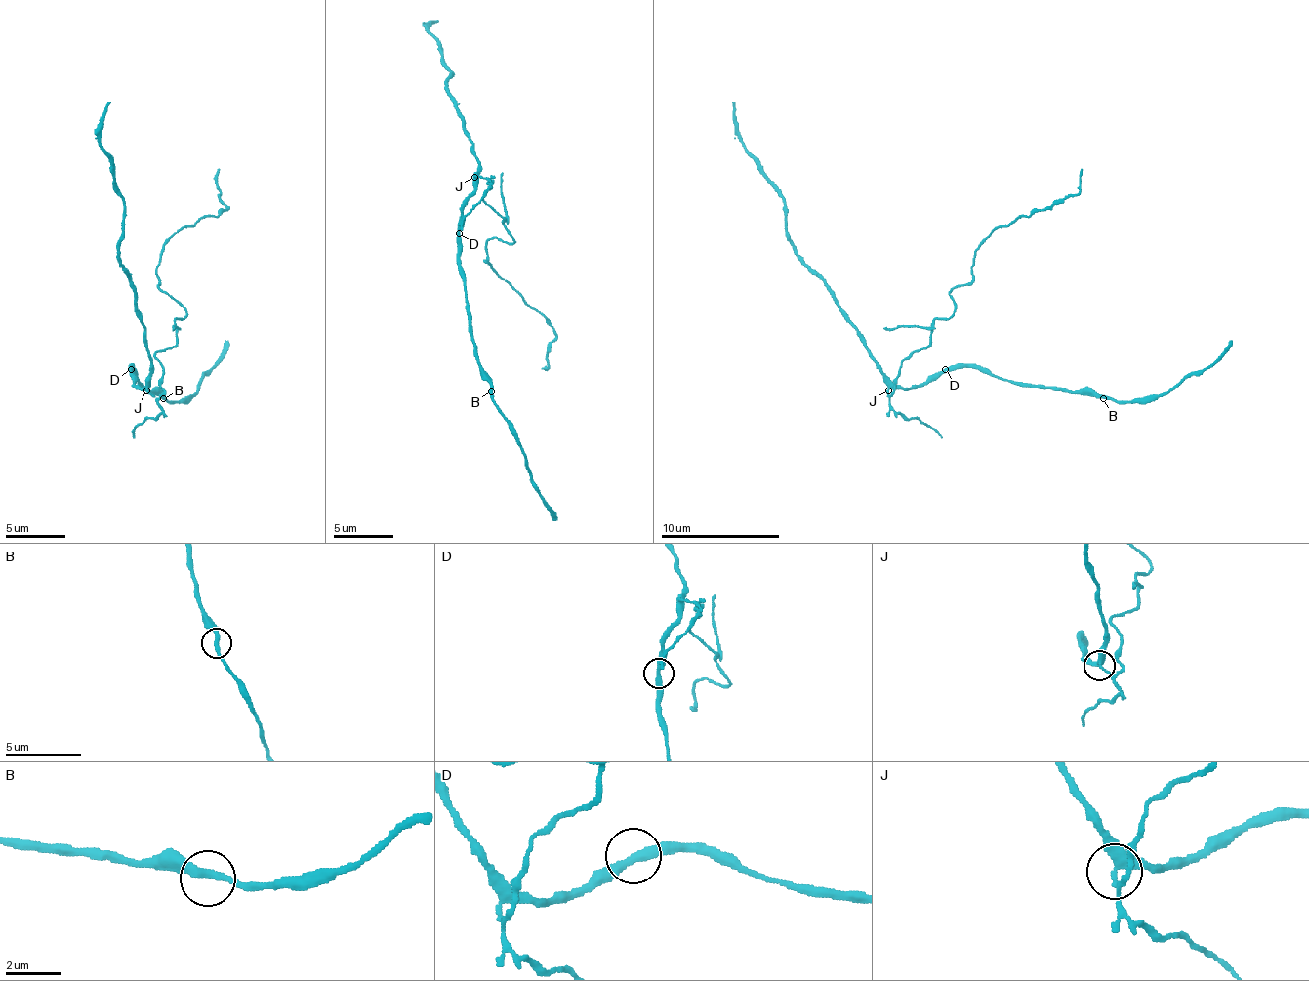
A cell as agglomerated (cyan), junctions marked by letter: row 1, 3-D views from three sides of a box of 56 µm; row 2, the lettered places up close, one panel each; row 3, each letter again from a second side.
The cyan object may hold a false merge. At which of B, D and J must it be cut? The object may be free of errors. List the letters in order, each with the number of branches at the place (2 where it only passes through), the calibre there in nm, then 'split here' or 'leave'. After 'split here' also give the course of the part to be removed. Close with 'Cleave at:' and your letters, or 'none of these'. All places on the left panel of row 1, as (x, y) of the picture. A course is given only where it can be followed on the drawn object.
B: 2 | 280 nm | leave
D: 2 | 320 nm | leave
J: 3 | 280 nm | split here | (145, 389), (163, 392), (154, 354), (186, 312), (157, 286), (160, 250), (225, 208), (220, 170)
Cleave at: J

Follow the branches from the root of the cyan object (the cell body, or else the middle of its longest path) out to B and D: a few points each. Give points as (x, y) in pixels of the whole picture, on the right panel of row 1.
B: (894, 387), (916, 387), (962, 366), (981, 366), (1010, 381), (1064, 387), (1103, 398)
D: (894, 387), (916, 387), (924, 381), (933, 381), (945, 369)

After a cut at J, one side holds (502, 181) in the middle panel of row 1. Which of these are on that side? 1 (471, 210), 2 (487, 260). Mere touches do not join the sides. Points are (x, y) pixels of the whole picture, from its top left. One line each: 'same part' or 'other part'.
1: same part
2: same part

